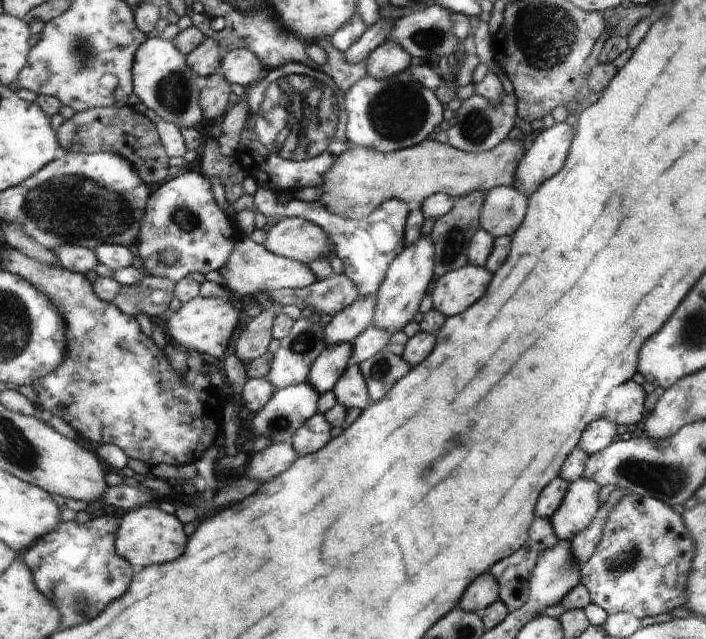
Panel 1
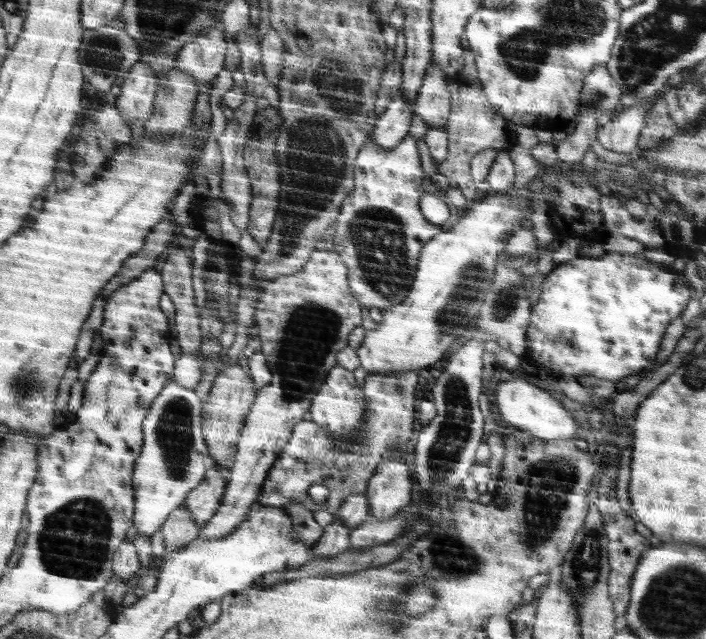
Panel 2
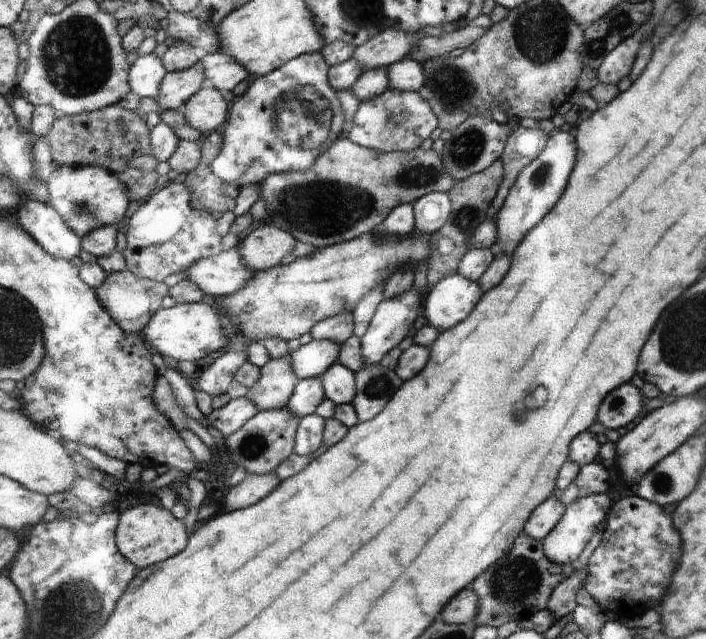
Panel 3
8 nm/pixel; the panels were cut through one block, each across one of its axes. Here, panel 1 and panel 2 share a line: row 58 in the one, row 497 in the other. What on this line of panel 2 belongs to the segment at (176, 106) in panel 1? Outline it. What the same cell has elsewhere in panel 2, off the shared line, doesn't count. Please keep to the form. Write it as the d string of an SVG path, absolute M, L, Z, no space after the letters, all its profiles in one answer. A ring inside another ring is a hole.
M170 380L162 389L162 392L154 399L148 409L146 418L142 423L143 444L141 457L138 458L137 469L134 470L133 486L136 490L136 514L134 526L138 534L151 537L161 530L171 513L185 503L188 495L197 489L197 486L208 476L212 466L216 466L212 456L208 456L209 448L204 444L202 432L200 432L200 397L197 391L182 386L175 380Z

